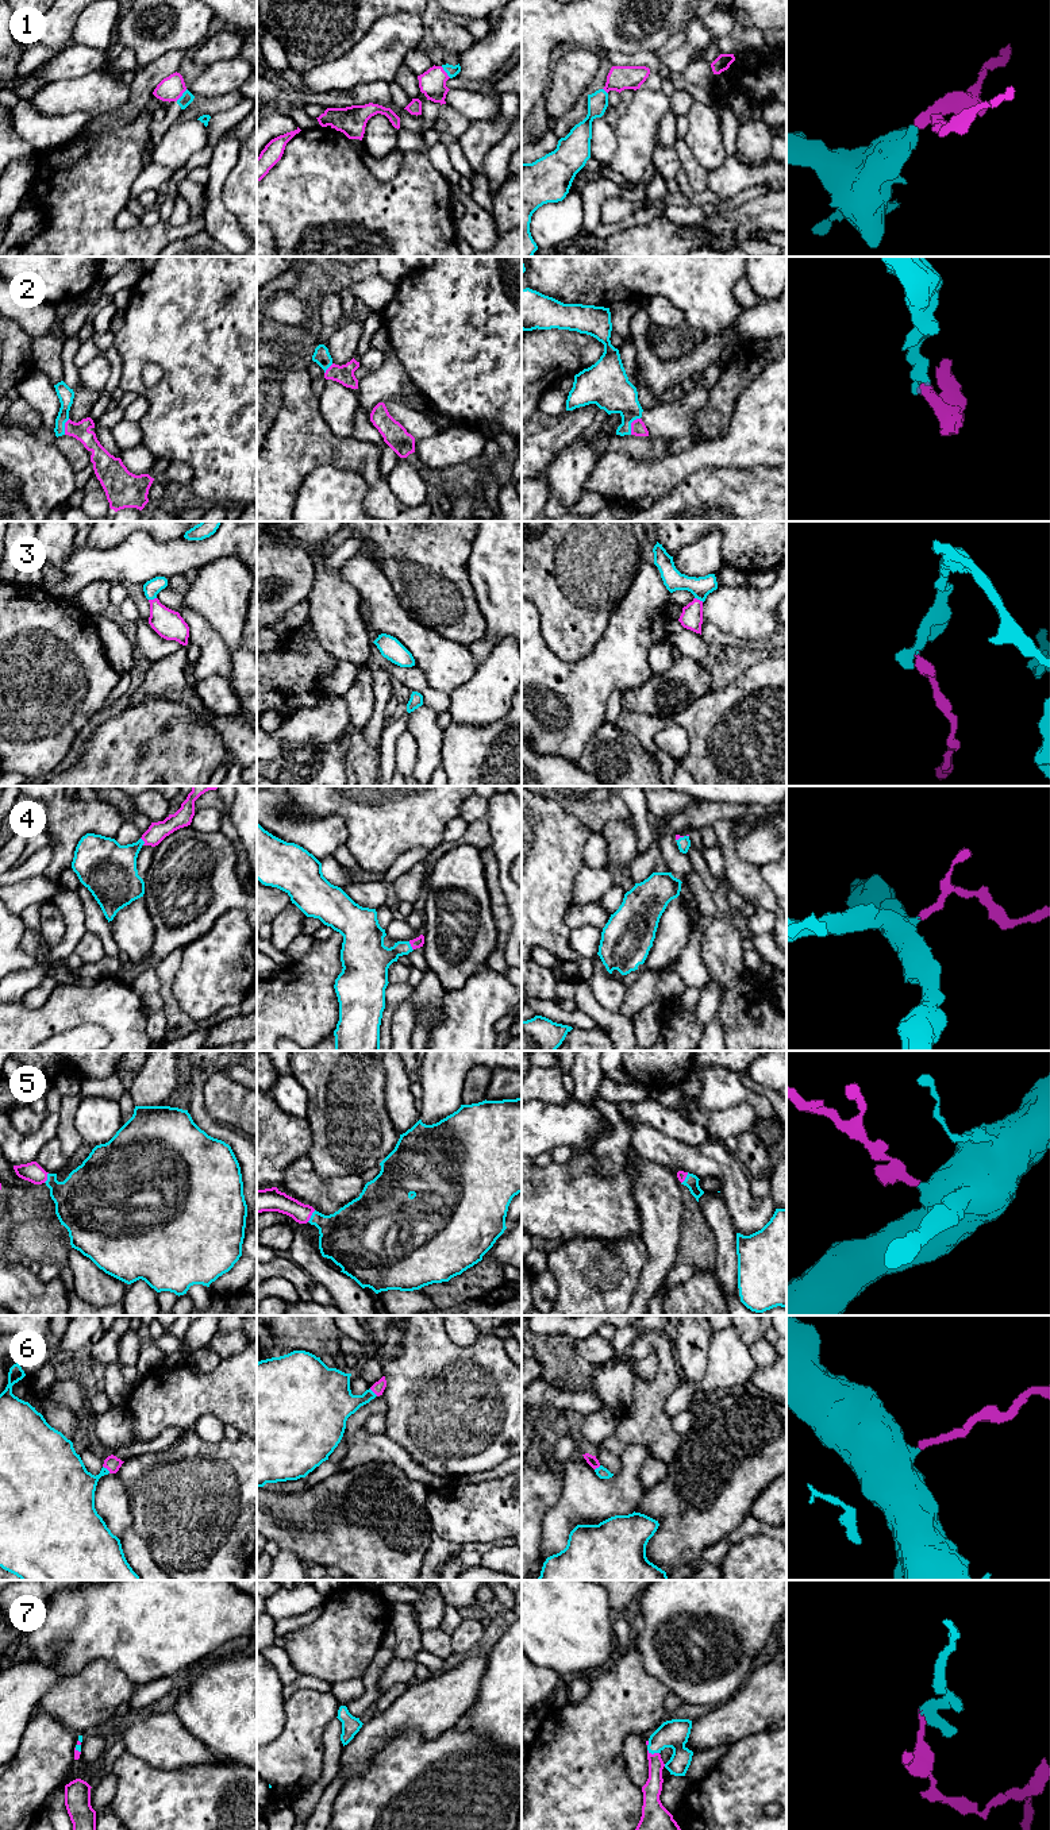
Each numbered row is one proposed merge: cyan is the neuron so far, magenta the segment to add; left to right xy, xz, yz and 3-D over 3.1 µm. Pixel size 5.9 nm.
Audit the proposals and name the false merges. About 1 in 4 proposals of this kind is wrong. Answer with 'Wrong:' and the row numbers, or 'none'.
Wrong: none

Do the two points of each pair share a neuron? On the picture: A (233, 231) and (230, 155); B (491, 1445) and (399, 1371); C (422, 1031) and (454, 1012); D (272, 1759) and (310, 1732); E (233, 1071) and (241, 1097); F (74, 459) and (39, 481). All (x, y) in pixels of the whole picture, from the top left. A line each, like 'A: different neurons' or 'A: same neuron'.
A: same neuron
B: same neuron
C: different neurons
D: same neuron
E: different neurons
F: different neurons

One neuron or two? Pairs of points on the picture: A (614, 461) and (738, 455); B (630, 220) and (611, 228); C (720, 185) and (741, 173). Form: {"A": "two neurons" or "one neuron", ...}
{"A": "one neuron", "B": "one neuron", "C": "one neuron"}

